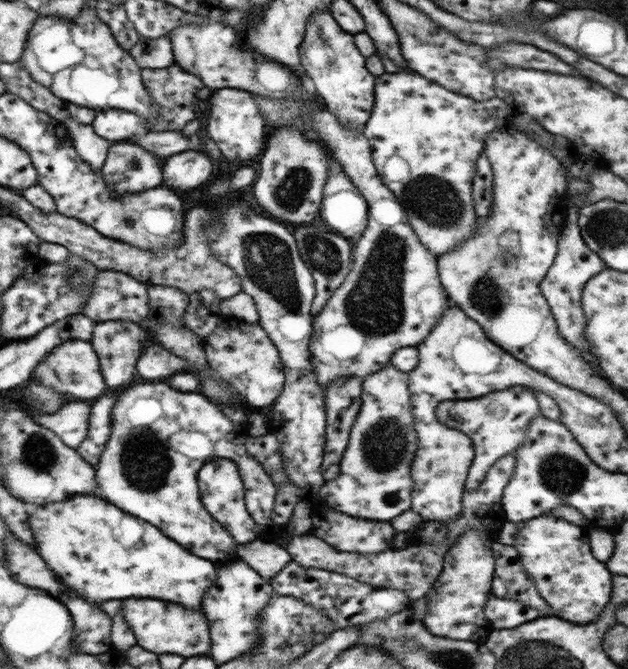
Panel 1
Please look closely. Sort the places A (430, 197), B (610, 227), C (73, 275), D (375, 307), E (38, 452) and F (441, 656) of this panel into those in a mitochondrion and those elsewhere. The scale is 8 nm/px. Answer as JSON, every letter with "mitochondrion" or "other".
{"A":"mitochondrion","B":"mitochondrion","C":"mitochondrion","D":"mitochondrion","E":"mitochondrion","F":"mitochondrion"}

